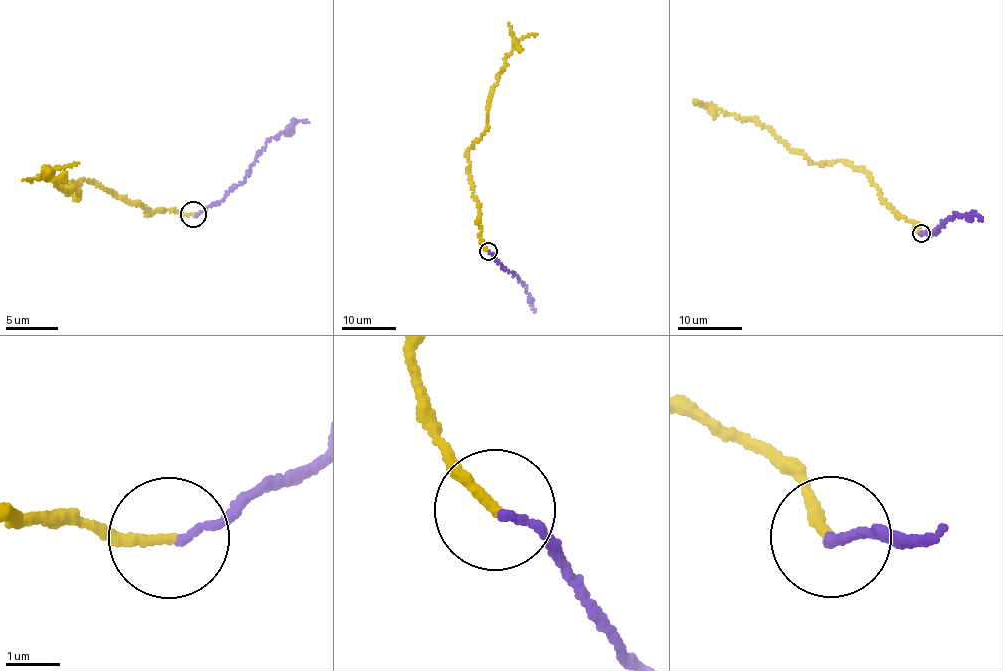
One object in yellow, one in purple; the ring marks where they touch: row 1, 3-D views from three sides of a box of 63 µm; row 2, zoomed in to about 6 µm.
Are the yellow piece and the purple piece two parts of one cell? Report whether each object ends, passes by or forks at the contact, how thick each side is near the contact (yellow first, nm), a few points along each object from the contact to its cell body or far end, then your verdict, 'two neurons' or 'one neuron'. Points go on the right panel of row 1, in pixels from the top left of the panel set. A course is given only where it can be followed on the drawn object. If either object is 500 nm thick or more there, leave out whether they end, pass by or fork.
yellow ends; purple ends; calibres 180 and 130 nm; course yellow (920, 233), (913, 222), (884, 204), (864, 170), (841, 161), (814, 164), (779, 142), (767, 128), (694, 102); course purple (920, 233), (933, 233), (956, 214), (977, 214), (981, 220); two neurons

